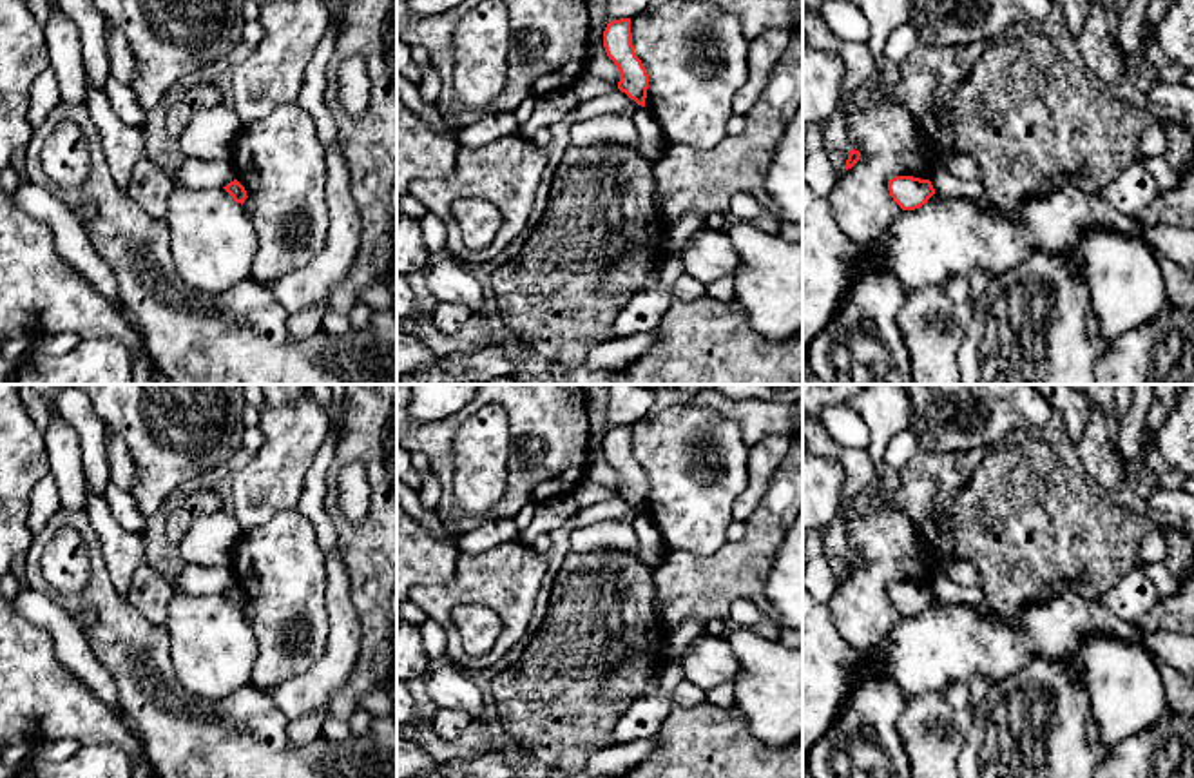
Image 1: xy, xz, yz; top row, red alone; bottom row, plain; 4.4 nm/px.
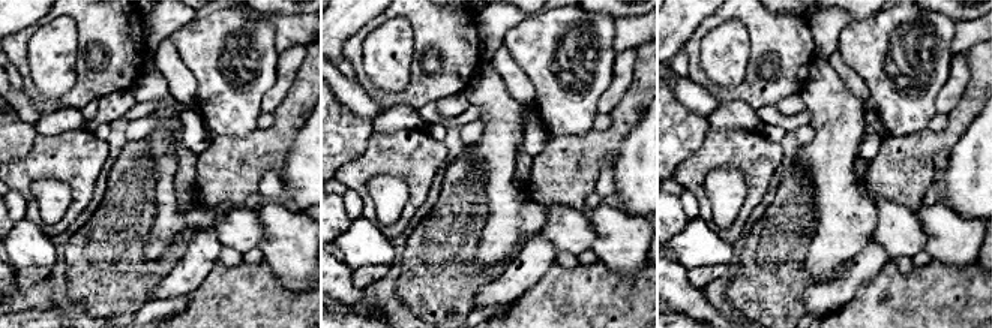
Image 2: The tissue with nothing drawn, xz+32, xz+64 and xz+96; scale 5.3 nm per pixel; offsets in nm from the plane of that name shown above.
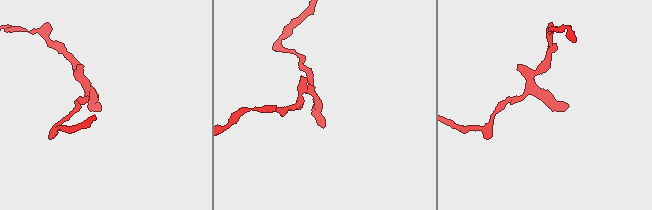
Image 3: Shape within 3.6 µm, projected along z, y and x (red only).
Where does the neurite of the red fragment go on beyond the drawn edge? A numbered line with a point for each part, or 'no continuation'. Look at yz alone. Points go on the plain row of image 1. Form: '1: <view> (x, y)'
no continuation

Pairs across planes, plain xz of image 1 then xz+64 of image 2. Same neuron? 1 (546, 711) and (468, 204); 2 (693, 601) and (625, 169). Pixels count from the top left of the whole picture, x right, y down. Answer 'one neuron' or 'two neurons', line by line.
1: one neuron
2: two neurons

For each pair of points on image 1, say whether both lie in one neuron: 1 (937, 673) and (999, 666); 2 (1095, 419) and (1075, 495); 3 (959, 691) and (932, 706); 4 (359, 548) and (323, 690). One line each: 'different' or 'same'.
1: same
2: different
3: different
4: different

